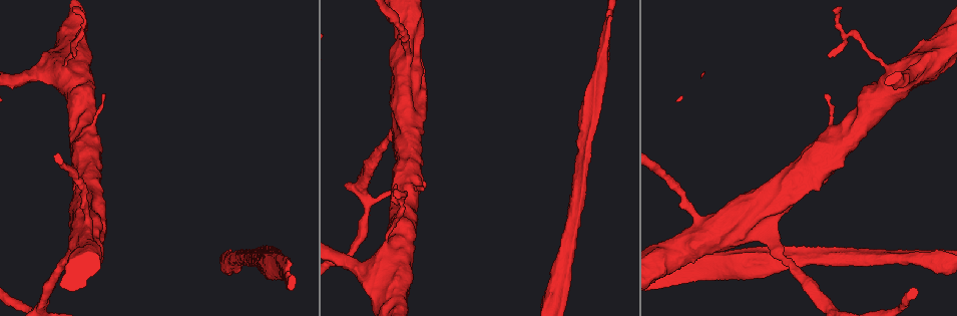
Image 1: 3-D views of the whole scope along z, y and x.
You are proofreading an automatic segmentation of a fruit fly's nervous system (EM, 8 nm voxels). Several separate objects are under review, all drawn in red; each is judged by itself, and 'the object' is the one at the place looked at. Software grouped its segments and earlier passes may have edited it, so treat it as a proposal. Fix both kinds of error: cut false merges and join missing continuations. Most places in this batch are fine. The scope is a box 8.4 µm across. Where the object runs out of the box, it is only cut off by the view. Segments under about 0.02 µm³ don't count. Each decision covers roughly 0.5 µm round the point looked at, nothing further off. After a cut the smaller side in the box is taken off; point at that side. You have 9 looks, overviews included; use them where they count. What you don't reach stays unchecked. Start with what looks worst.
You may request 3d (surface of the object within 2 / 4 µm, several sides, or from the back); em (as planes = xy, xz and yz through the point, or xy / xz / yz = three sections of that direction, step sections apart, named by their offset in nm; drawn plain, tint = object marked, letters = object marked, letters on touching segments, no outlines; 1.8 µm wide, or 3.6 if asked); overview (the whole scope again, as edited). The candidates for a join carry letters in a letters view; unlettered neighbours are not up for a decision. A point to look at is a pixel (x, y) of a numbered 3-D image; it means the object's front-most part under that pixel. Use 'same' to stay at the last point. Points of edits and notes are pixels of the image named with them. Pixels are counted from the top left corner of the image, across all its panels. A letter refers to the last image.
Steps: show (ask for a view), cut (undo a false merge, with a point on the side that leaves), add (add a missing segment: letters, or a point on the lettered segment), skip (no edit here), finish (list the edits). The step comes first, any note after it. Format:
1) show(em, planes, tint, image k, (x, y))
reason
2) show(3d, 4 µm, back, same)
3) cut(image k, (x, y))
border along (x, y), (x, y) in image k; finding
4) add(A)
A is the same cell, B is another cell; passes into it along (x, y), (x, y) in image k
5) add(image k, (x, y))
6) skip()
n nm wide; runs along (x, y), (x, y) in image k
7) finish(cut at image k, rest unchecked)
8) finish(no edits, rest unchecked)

show(3d, 4 µm, image 1, (408, 57))
sudden change in width

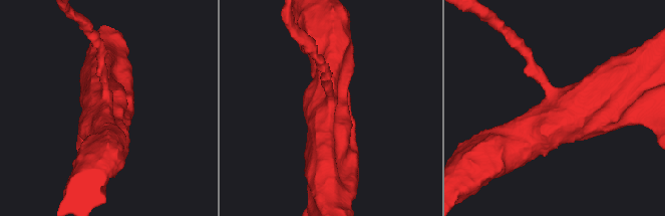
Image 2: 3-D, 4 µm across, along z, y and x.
show(em, 3.6 µm, xz, step 8, tint, image 2, (101, 101))
need the tissue

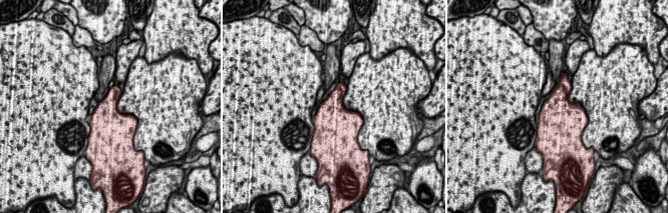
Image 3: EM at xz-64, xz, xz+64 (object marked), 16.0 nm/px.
show(em, 3.6 µm, xz, step 8, letters, same)
see the neighbours

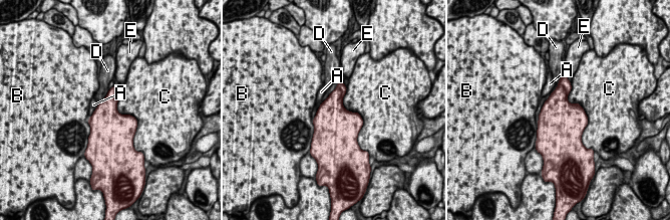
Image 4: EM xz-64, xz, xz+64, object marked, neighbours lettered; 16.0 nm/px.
skip()
A, B, C, D and E are other cells; all the same neuron

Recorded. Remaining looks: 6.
show(3d, 2 µm, image 1, (586, 143))
thick turns thin

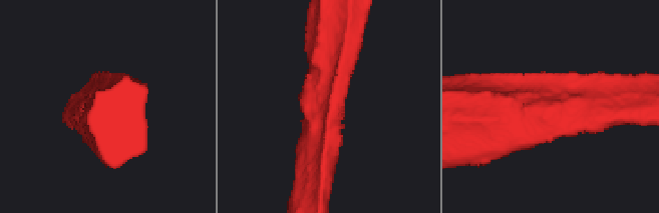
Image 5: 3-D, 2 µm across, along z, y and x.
show(em, yz, step 8, tint, image 5, (551, 112))
arms of 220, 500 nm; need the tissue

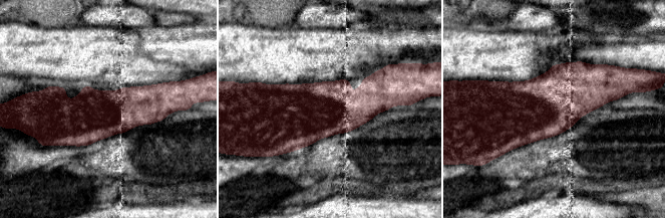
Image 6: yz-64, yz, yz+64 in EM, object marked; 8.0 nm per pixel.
show(em, planes, letters, same)

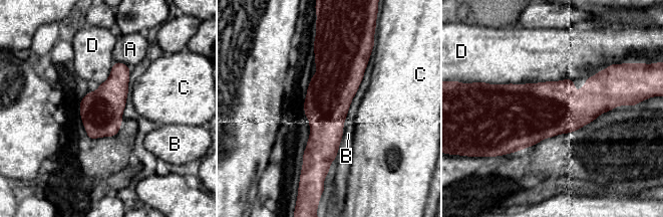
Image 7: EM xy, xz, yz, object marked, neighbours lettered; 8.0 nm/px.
skip()
A, B, C and D are other cells; runs along (324, 46), (326, 55), (327, 167) in image 7; all the same neuron

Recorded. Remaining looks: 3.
show(em, planes, letters, image 1, (74, 56))

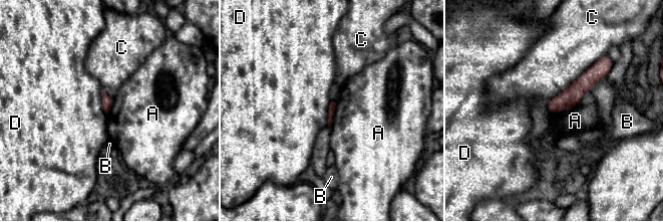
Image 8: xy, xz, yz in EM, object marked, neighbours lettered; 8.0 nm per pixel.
skip()
A, B, C and D are other cells; runs along (603, 71), (595, 72), (553, 110) in image 8; no lettered segment goes on from it

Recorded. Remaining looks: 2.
finish(no edits, rest unchecked)

